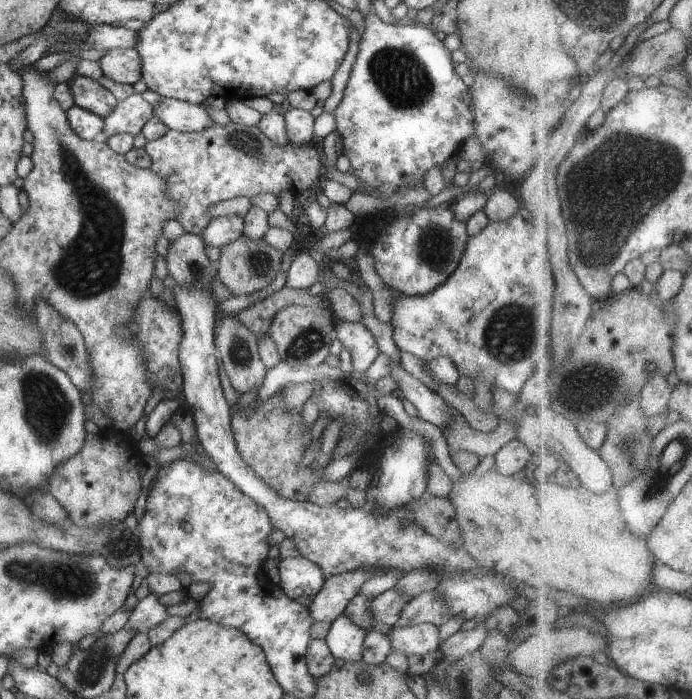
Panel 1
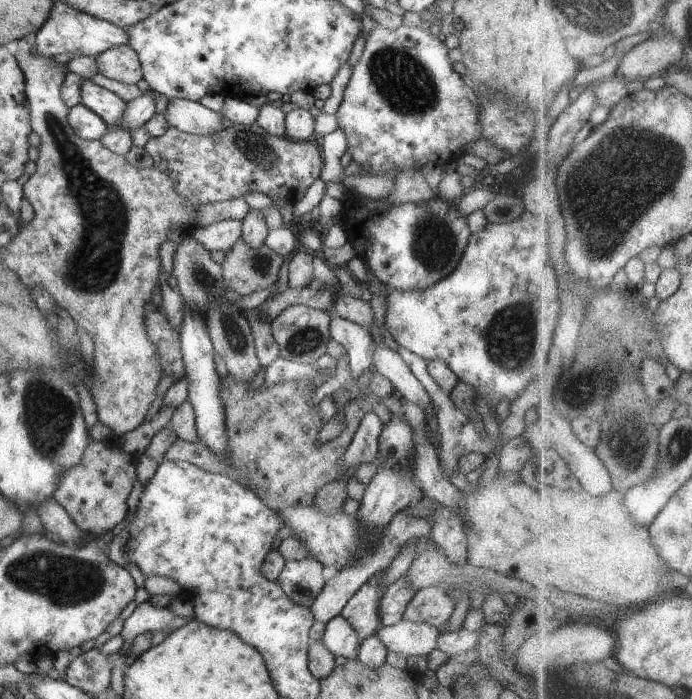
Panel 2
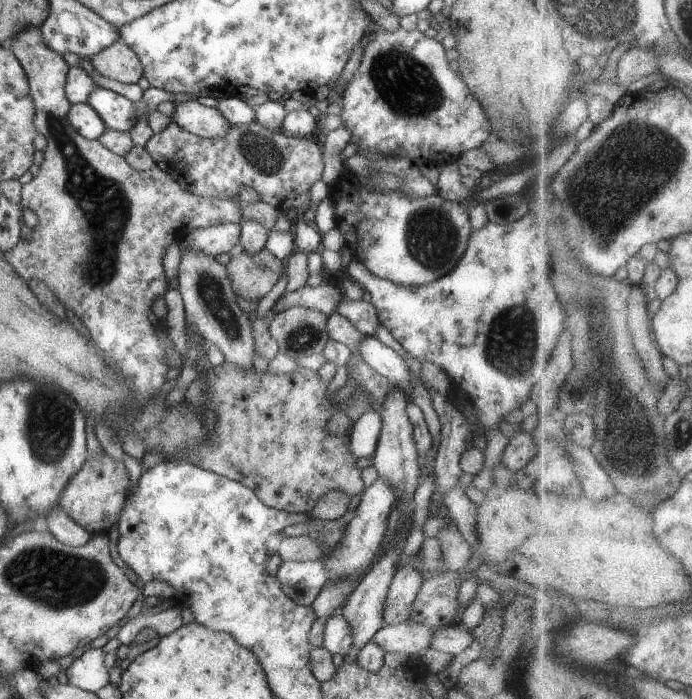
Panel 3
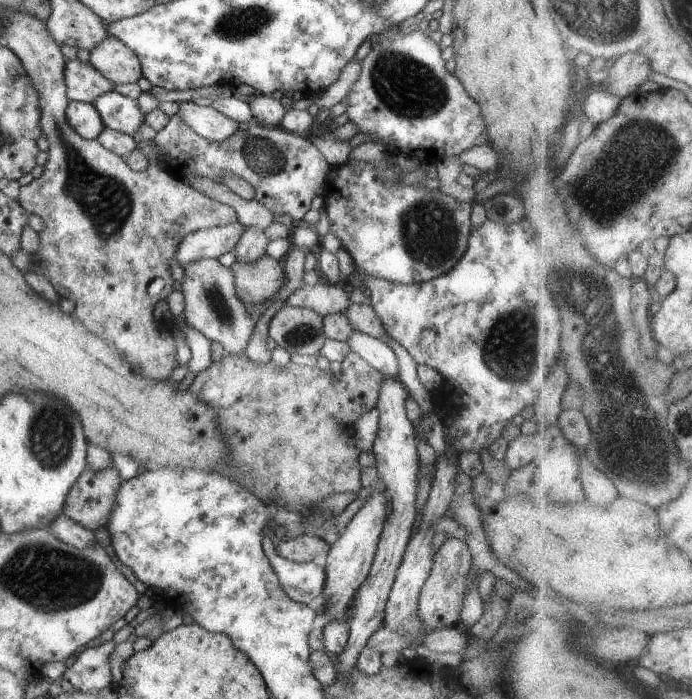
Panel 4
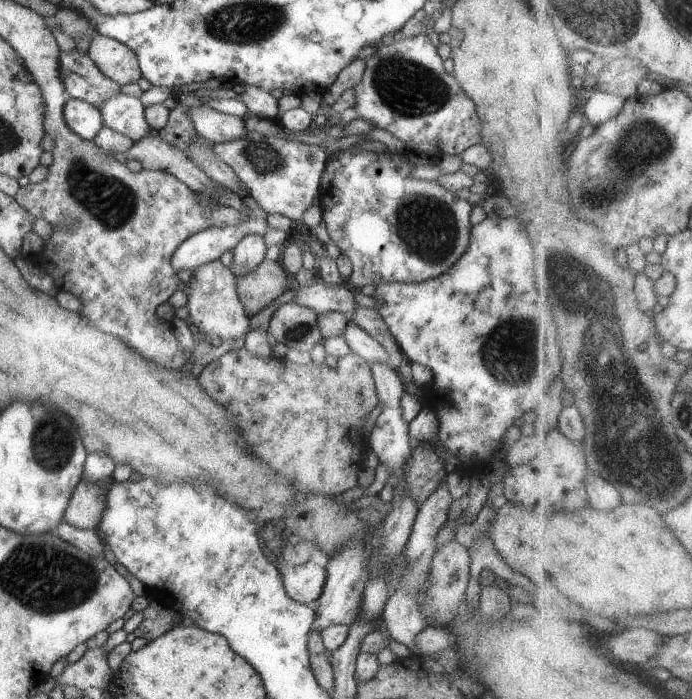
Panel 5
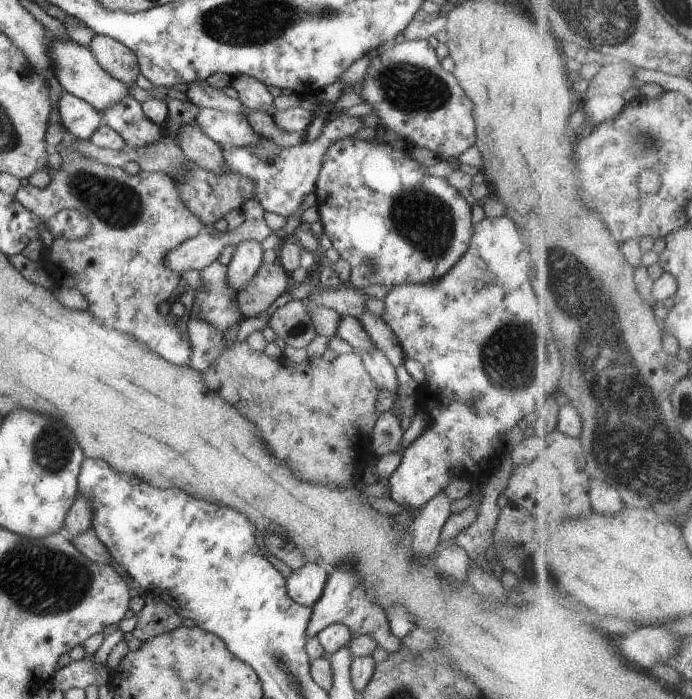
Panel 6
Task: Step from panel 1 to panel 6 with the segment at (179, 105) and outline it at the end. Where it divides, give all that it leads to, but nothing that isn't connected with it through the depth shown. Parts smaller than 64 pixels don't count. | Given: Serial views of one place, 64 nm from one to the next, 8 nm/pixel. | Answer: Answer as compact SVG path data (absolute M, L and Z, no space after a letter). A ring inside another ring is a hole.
M200 109L195 124L221 148L255 145L263 137L254 132L244 113Z

